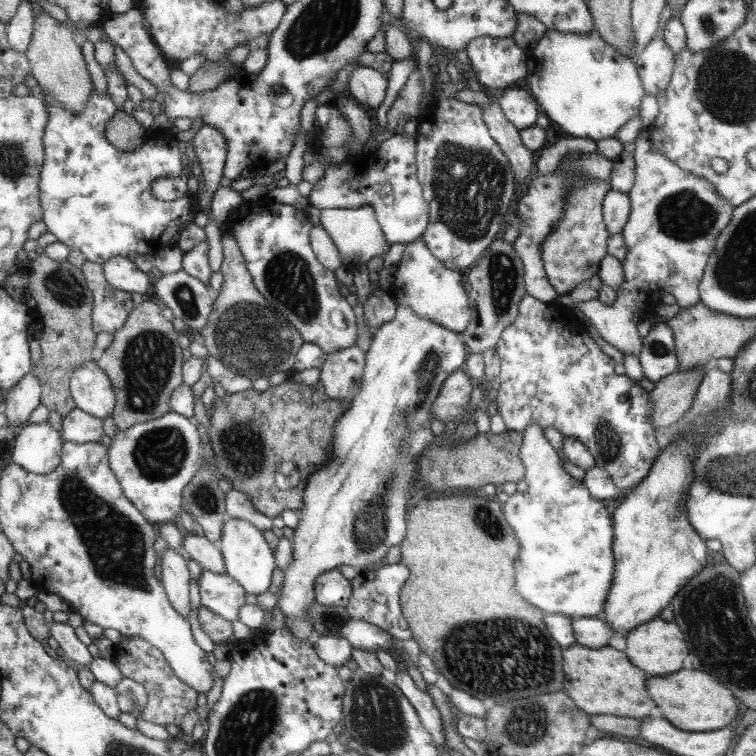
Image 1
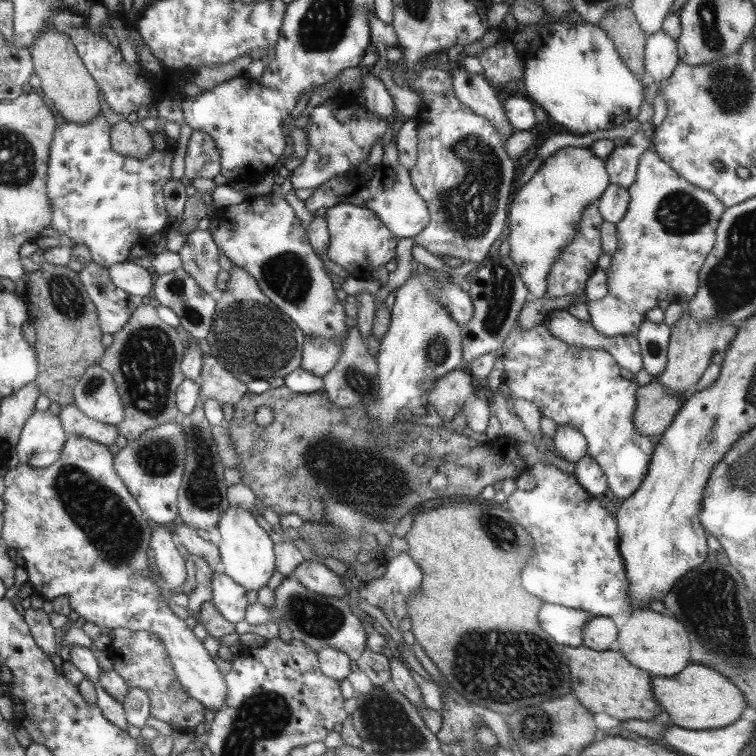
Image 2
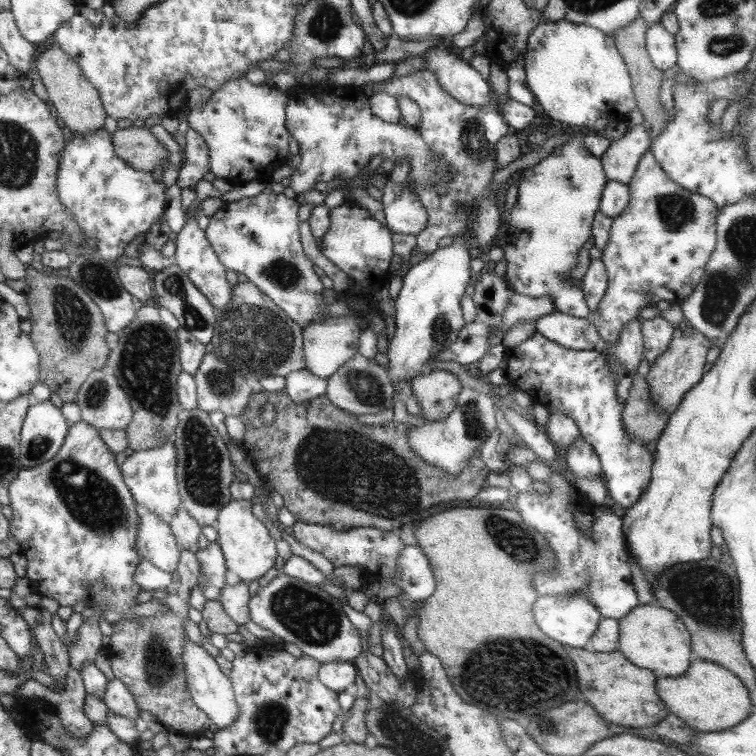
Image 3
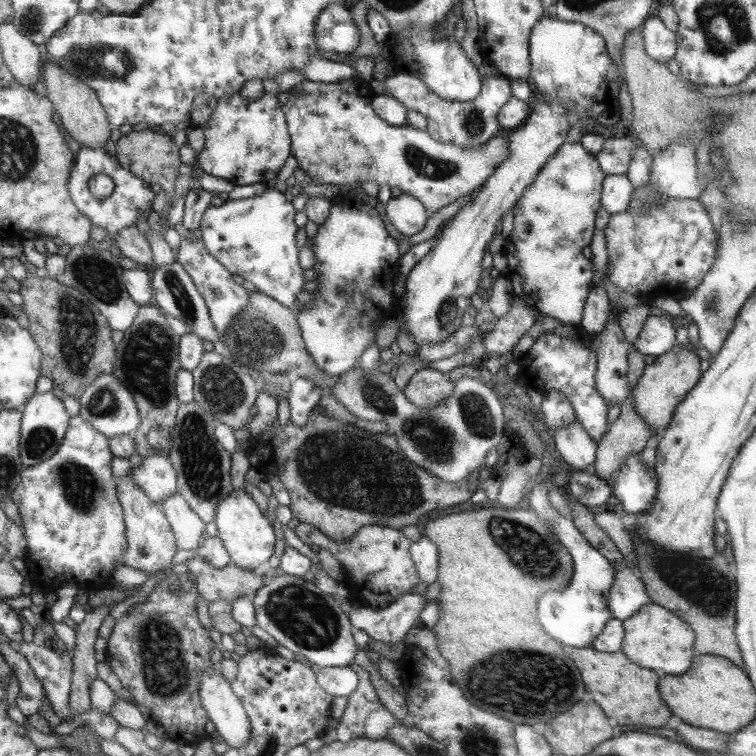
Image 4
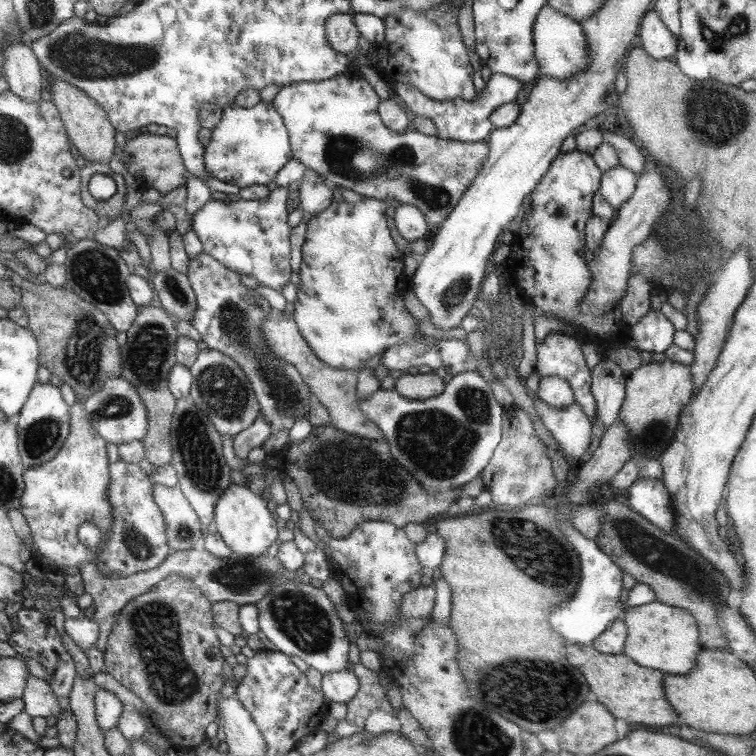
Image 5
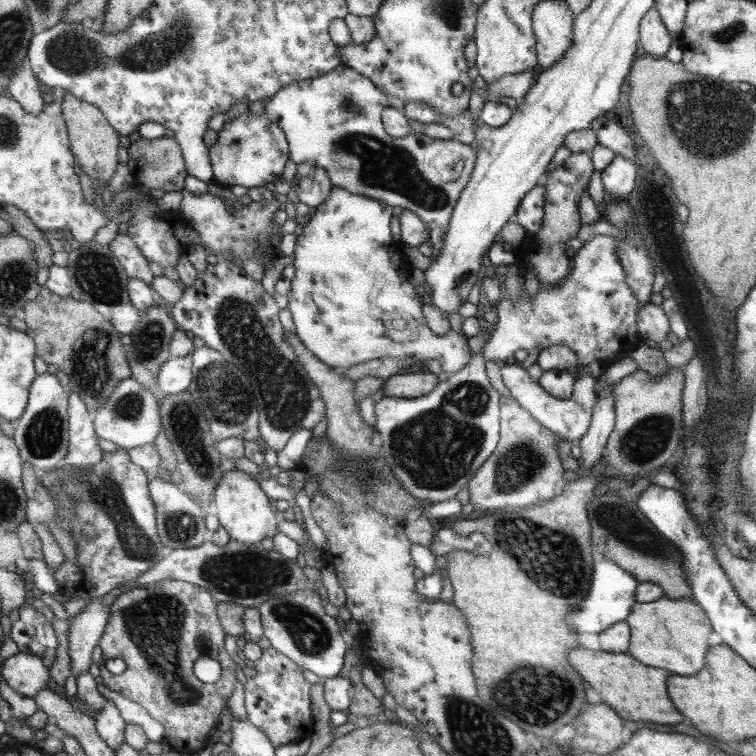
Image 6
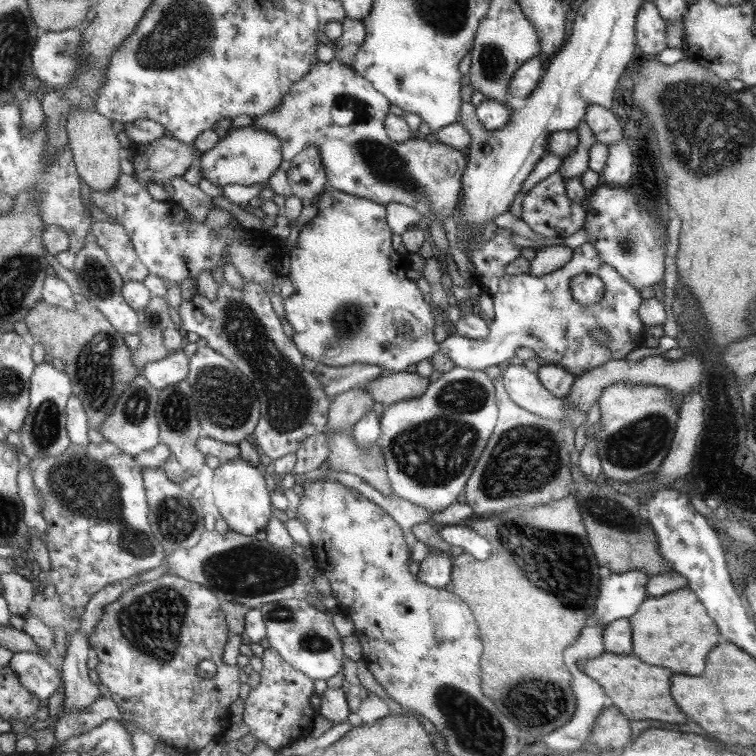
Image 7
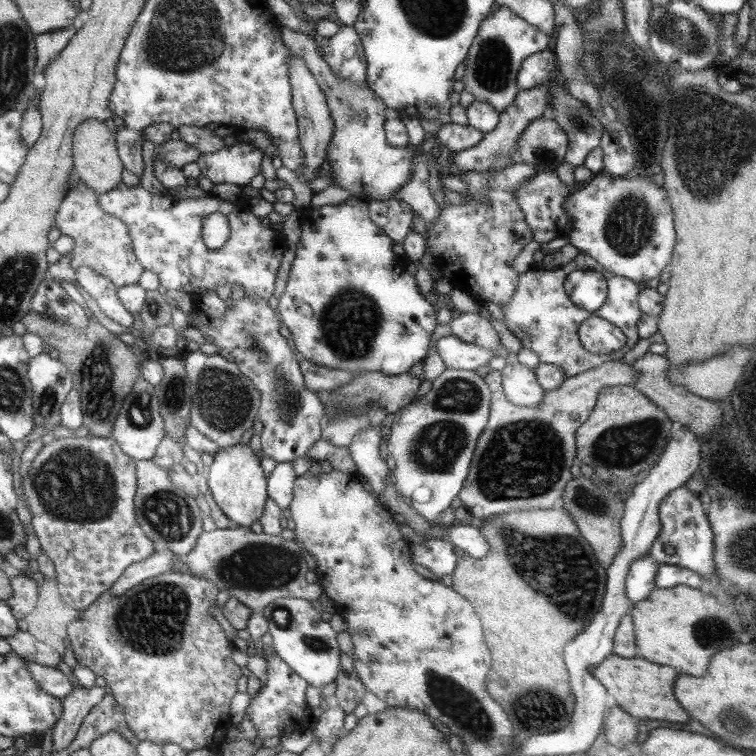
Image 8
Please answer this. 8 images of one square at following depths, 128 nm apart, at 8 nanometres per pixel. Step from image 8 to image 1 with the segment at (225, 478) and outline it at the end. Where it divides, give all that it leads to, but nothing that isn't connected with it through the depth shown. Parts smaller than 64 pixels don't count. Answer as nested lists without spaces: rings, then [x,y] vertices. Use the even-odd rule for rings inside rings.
[[[230,518],[222,528],[222,538],[218,544],[225,560],[226,573],[237,580],[246,593],[257,596],[264,594],[270,586],[272,574],[276,568],[274,554],[264,538],[264,532],[256,525],[250,524],[250,521]]]

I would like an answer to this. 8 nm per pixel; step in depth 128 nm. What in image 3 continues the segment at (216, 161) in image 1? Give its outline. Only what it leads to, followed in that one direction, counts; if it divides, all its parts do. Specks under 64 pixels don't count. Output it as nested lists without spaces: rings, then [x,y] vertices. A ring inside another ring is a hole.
[[[191,127],[182,139],[182,165],[178,172],[176,185],[180,189],[194,188],[209,170],[209,150],[203,136]]]

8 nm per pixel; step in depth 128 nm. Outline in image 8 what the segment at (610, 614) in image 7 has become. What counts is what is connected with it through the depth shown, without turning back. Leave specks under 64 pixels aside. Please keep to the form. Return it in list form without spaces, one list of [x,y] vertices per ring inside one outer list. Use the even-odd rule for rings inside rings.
[[[649,554],[632,563],[627,574],[626,587],[624,587],[630,603],[642,602],[650,596],[656,589],[655,580],[657,575],[654,560]]]

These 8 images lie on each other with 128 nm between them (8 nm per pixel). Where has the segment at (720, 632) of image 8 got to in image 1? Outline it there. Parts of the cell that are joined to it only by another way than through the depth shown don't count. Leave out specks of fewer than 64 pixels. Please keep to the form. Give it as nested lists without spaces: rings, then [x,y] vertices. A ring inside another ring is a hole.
[[[663,614],[649,620],[648,623],[634,627],[632,631],[628,631],[626,638],[626,652],[630,654],[630,660],[634,660],[634,664],[638,664],[638,668],[642,668],[647,675],[651,677],[669,675],[678,672],[682,668],[684,658],[688,656],[688,649],[684,642],[685,634],[683,629],[678,628],[672,622],[666,622]]]

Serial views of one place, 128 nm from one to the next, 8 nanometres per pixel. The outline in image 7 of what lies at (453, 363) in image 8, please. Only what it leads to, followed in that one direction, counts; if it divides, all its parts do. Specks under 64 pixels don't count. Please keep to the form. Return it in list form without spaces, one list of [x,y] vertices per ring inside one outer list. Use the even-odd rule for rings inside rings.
[[[587,240],[573,250],[573,257],[560,270],[535,277],[524,273],[505,275],[500,290],[493,296],[495,320],[490,324],[486,339],[472,340],[451,333],[441,342],[441,352],[456,367],[470,369],[490,368],[515,356],[516,348],[532,348],[542,360],[563,366],[579,377],[591,368],[605,365],[614,358],[622,360],[635,348],[645,345],[644,322],[640,308],[644,302],[640,291],[634,288]],[[576,274],[597,274],[605,286],[604,298],[592,306],[580,306],[569,291],[569,282]],[[604,330],[608,341],[604,344],[592,339],[591,331]]]

